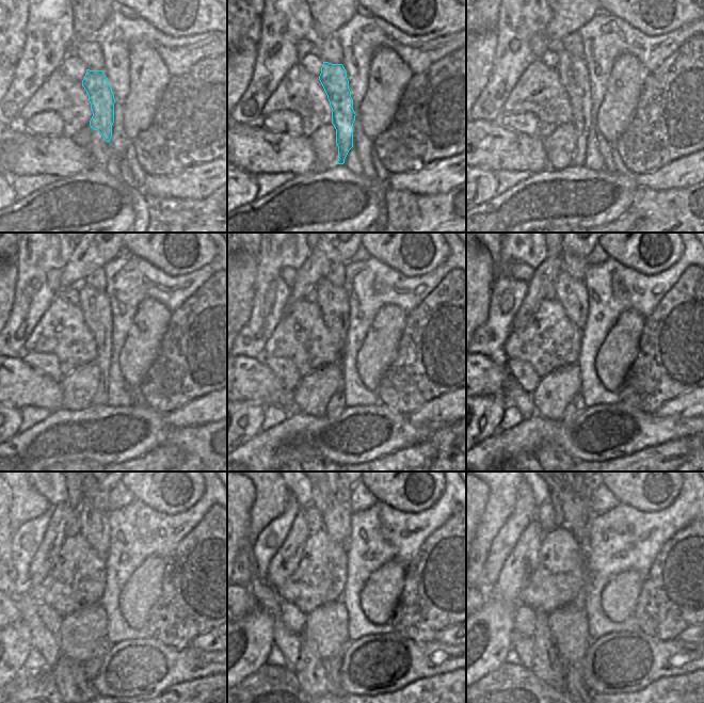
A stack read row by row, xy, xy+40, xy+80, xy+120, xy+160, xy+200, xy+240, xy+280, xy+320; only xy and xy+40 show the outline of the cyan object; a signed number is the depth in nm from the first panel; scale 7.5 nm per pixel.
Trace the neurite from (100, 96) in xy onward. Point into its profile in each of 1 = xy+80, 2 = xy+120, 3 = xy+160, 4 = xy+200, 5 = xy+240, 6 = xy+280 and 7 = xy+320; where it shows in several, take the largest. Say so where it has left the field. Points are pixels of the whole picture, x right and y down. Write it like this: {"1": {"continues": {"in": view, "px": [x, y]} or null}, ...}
{"1": {"continues": {"in": "xy+80", "px": [573, 73]}}, "2": {"continues": {"in": "xy+120", "px": [95, 305]}}, "3": {"continues": {"in": "xy+160", "px": [333, 300]}}, "4": {"continues": {"in": "xy+200", "px": [571, 293]}}, "5": {"continues": {"in": "xy+240", "px": [94, 526]}}, "6": {"continues": {"in": "xy+280", "px": [336, 516]}}, "7": {"continues": {"in": "xy+320", "px": [576, 512]}}}

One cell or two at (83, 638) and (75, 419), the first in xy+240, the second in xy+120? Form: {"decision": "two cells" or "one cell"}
{"decision": "two cells"}

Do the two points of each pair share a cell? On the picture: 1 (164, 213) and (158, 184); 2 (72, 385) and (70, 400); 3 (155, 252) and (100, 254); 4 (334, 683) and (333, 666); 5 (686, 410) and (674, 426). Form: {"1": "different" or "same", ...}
{"1": "different", "2": "same", "3": "different", "4": "same", "5": "different"}

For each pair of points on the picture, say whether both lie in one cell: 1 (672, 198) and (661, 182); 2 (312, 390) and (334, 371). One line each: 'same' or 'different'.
1: different
2: same

